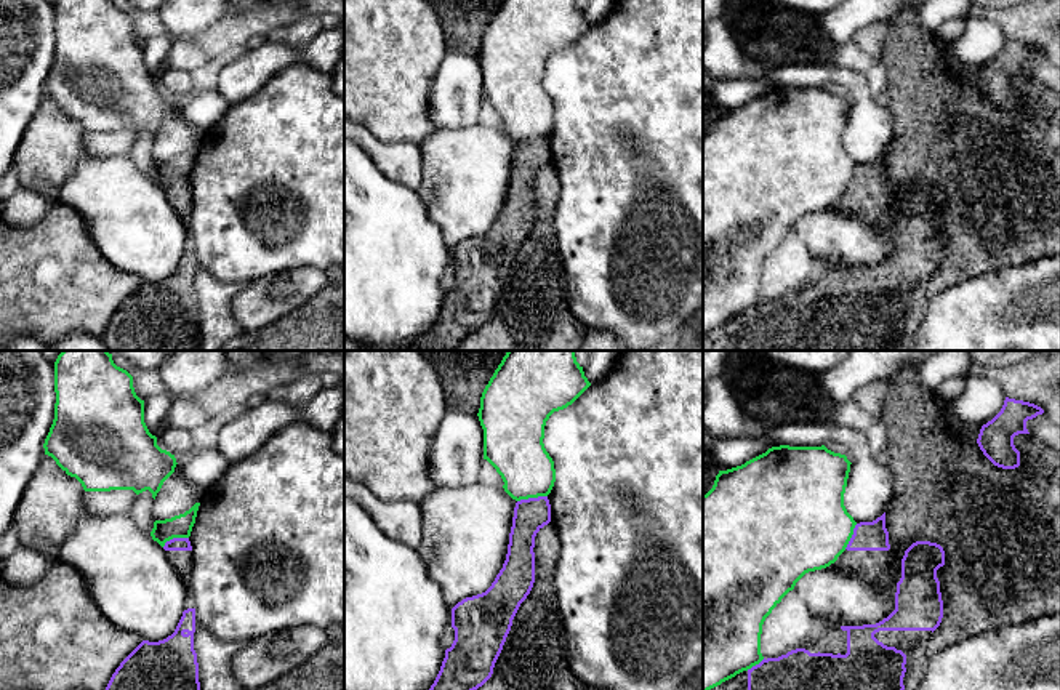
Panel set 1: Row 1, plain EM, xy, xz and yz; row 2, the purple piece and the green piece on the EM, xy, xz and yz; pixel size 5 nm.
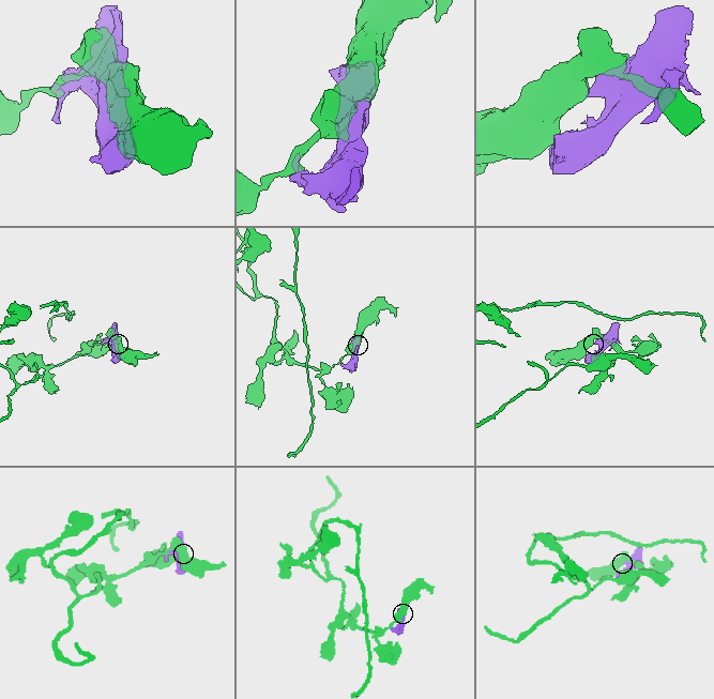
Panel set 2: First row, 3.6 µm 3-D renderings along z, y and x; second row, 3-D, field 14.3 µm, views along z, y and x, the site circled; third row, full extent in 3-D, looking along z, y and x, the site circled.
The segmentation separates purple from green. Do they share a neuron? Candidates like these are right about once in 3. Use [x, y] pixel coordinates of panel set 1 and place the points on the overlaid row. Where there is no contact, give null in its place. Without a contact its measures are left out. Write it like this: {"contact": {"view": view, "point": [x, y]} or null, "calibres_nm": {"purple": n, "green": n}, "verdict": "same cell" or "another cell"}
{"contact": {"view": "xz", "point": [532, 498]}, "calibres_nm": {"purple": 160, "green": 280}, "verdict": "another cell"}

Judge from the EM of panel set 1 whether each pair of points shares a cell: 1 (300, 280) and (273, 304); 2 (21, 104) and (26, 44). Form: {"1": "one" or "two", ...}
{"1": "one", "2": "one"}

